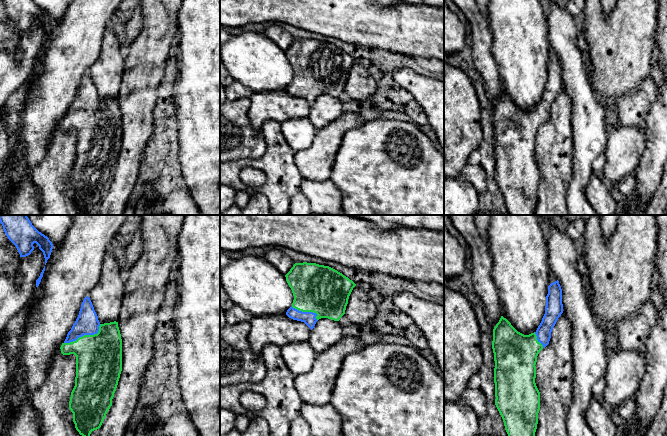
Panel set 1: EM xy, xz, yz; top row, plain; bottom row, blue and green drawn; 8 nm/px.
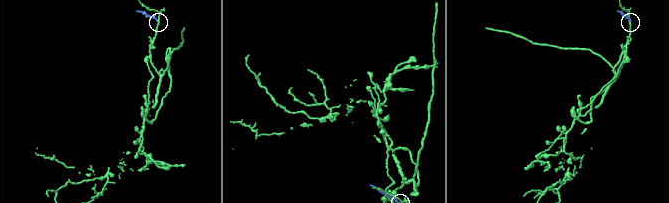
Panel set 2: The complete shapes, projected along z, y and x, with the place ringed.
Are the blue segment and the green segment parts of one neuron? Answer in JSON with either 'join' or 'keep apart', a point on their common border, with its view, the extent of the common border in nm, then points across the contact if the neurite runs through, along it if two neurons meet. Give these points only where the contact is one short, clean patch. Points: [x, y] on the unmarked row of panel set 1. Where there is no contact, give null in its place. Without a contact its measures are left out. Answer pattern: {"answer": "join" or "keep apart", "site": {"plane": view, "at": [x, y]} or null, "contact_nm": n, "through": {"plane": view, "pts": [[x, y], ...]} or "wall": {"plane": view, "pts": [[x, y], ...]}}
{"answer": "join", "site": {"plane": "xy", "at": [84, 110]}, "contact_nm": 340}

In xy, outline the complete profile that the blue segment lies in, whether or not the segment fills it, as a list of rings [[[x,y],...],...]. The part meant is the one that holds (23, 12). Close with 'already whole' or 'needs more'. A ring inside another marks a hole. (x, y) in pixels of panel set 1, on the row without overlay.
[[[2,0],[8,15],[16,22],[20,33],[26,33],[34,26],[36,19],[43,28],[45,41],[50,34],[53,20],[47,12],[39,8],[32,0]]]; already whole

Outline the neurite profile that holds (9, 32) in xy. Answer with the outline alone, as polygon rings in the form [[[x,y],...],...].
[[[12,18],[0,21],[0,51],[14,53],[19,37],[20,30]]]

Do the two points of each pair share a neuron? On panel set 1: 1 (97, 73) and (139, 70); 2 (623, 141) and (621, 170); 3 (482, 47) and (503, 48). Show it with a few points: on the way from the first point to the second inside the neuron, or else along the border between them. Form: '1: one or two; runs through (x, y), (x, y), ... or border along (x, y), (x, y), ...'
1: two; border along (125, 53), (124, 70), (118, 94)
2: one; runs through (623, 148), (621, 163)
3: two; border along (489, 25), (492, 31), (492, 57), (498, 71)

